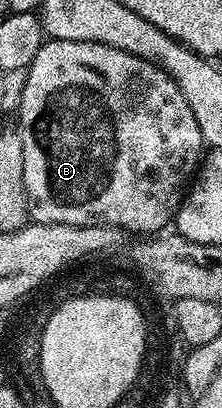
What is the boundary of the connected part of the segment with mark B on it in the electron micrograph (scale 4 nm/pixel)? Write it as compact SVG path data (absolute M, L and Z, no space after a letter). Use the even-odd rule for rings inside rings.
M51 39L45 40L40 46L38 55L34 55L32 64L26 70L26 76L28 78L24 81L24 90L20 93L18 132L25 159L25 191L28 192L31 220L42 225L111 225L121 231L129 229L130 232L136 233L132 235L156 235L167 230L164 228L173 224L206 149L202 131L198 131L198 119L194 119L194 111L190 111L186 95L182 95L172 76L138 55L106 47L97 41Z

